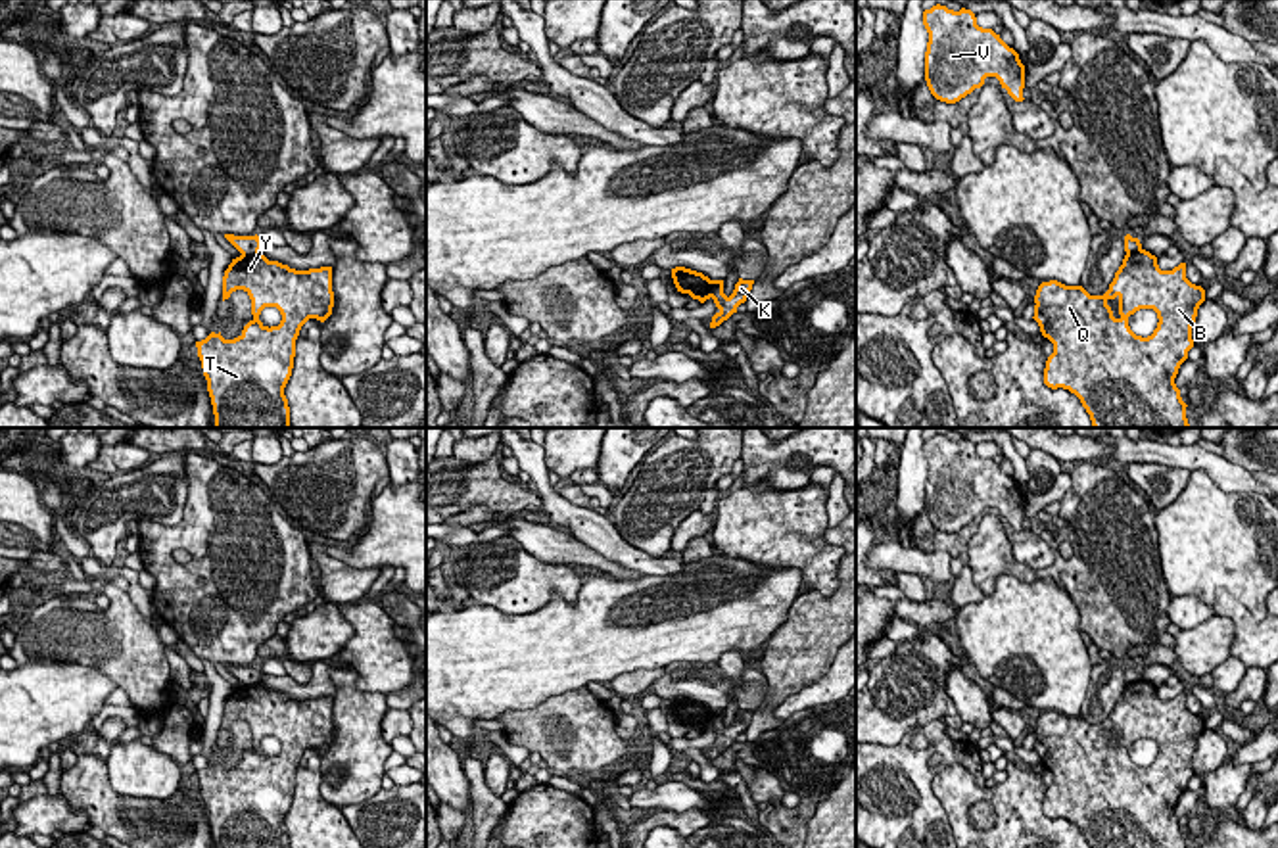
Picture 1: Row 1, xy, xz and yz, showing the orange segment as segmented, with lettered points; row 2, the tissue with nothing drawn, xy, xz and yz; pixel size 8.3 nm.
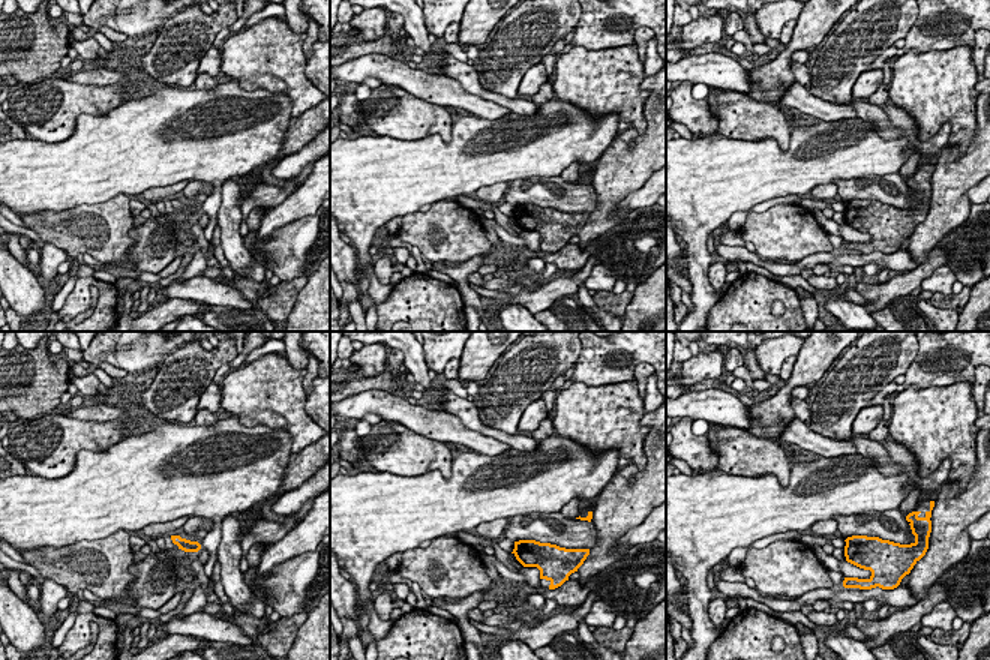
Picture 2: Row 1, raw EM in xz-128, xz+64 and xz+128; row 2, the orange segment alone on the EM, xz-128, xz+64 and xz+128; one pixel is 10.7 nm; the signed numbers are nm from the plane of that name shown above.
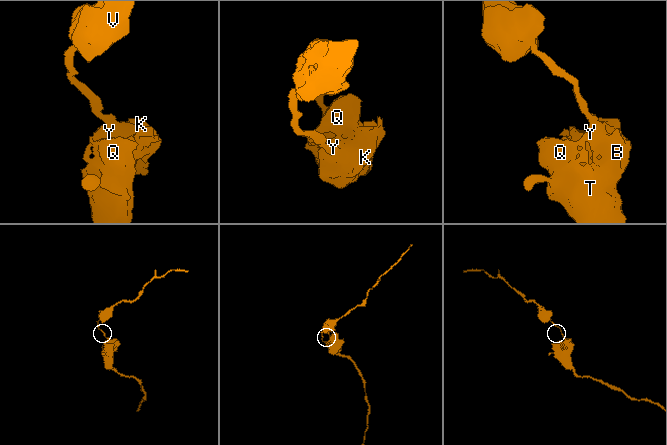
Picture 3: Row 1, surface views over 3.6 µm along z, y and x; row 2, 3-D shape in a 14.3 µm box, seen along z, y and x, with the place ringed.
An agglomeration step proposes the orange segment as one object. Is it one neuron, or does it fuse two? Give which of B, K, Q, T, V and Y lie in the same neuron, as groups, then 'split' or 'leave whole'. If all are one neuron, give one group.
groups B K Q T Y / V; split

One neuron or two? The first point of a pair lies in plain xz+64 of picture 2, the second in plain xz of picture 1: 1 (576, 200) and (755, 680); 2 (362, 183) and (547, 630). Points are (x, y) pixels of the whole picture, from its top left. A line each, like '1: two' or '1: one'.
1: one
2: one

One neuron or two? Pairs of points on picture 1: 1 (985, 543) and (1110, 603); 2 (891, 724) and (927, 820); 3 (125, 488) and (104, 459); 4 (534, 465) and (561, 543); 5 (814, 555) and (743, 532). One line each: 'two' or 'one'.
1: one
2: two
3: two
4: two
5: one

